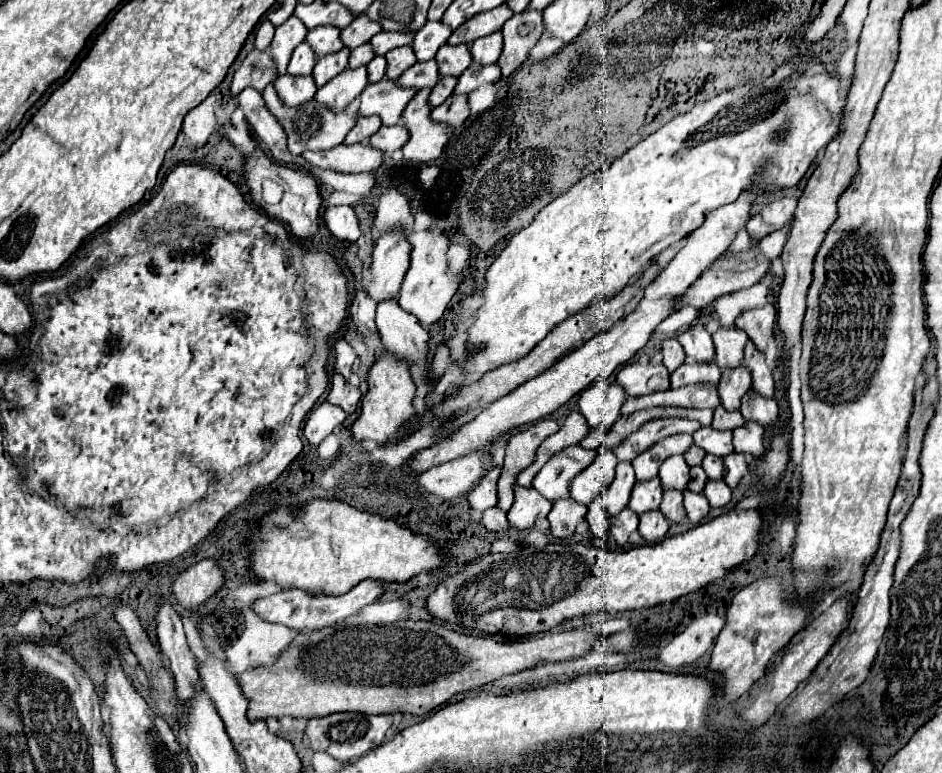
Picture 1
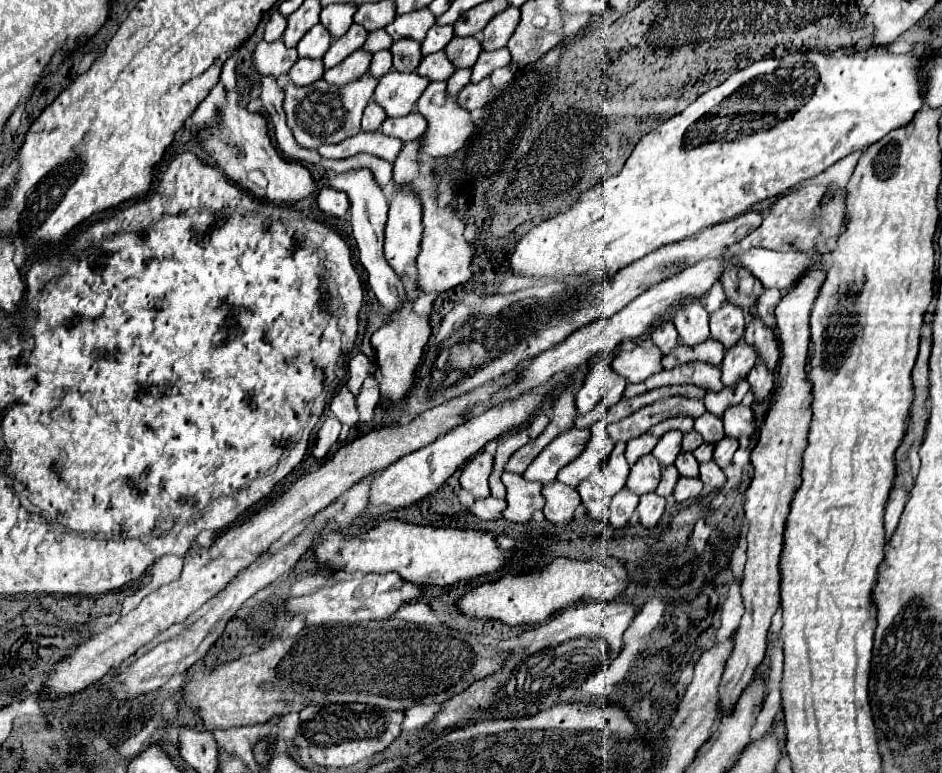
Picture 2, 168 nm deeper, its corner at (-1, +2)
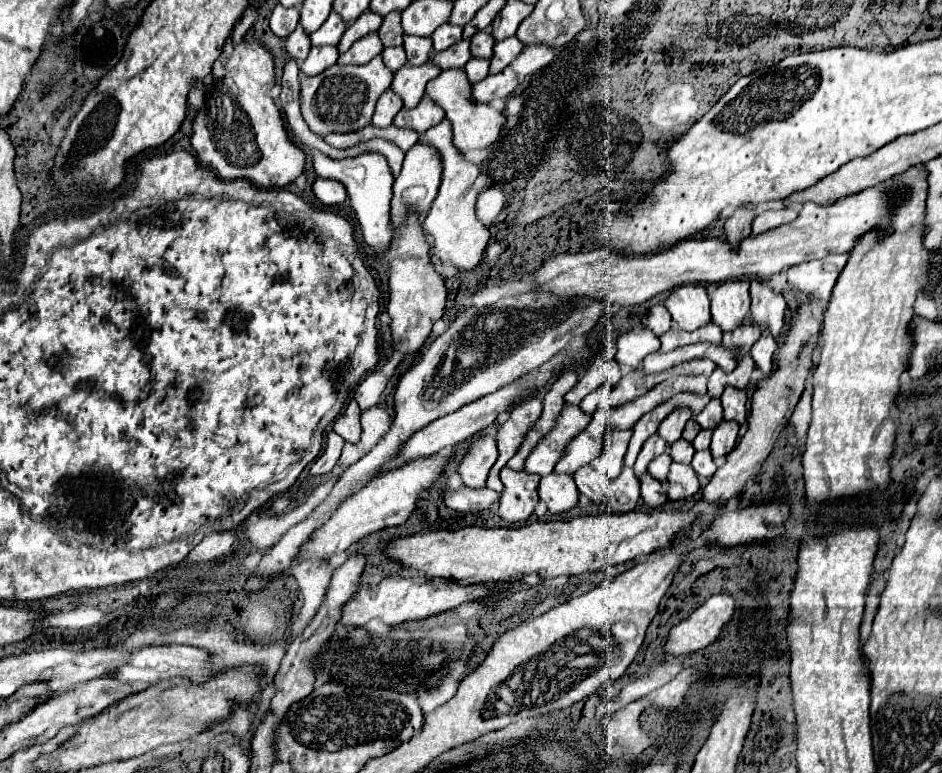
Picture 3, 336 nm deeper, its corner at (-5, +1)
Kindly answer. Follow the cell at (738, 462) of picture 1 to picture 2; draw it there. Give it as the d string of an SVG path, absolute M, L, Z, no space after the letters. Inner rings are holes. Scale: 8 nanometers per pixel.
M722 439L722 443L716 443L714 449L714 461L720 469L726 469L728 465L732 465L732 455L738 449L738 441L736 439Z

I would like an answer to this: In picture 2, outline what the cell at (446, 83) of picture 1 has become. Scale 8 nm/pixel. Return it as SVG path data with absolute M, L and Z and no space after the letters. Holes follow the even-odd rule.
M456 69L454 75L448 79L446 91L448 91L448 95L454 97L454 95L458 95L460 89L466 87L468 83L470 83L470 69Z

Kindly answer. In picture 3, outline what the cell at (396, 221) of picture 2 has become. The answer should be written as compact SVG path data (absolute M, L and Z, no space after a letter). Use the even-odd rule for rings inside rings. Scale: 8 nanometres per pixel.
M416 144L406 152L402 172L394 180L394 198L392 198L392 226L398 228L404 224L406 216L410 212L416 212L418 216L424 216L430 210L430 204L434 202L438 194L438 186L442 180L442 158L430 144Z

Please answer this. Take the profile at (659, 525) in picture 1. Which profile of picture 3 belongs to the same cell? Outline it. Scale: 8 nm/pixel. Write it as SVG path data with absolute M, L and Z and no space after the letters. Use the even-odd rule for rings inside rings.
M644 472L640 476L640 482L642 482L642 498L644 498L646 506L656 508L656 506L662 506L668 500L666 486L660 480L652 478L648 472Z

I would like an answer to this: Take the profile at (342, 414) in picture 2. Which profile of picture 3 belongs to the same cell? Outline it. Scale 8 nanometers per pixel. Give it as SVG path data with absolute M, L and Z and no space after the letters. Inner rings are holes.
M354 400L346 406L344 414L338 416L338 420L334 422L334 432L338 436L342 436L350 444L356 444L360 440L360 436L362 436L362 430L360 430L360 408L358 408L358 404L354 404Z

